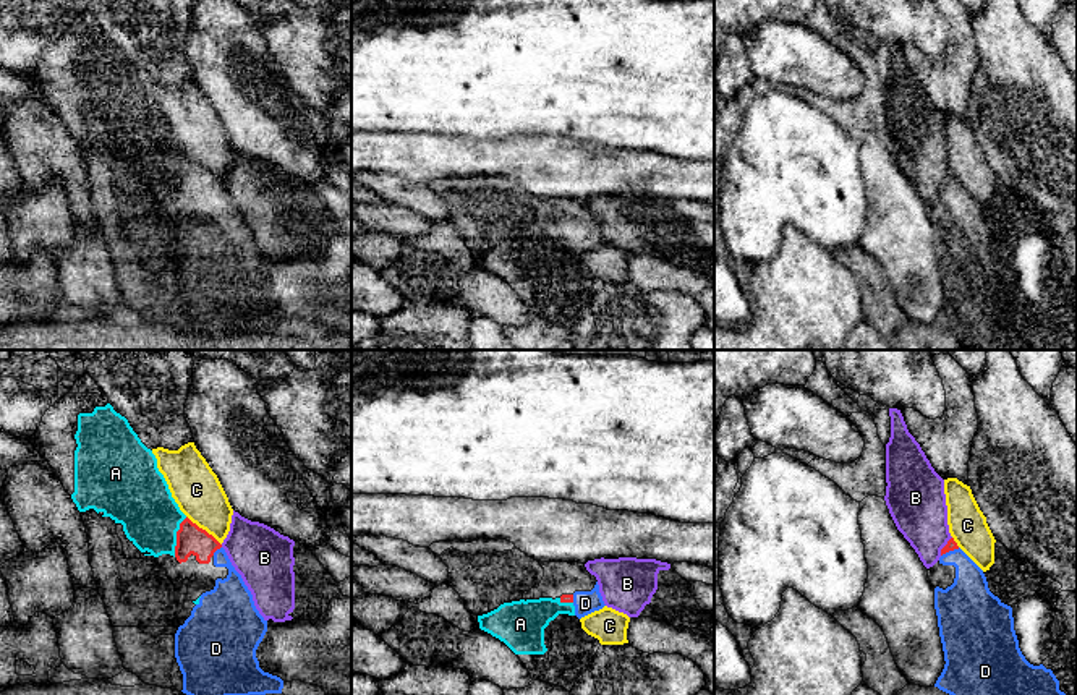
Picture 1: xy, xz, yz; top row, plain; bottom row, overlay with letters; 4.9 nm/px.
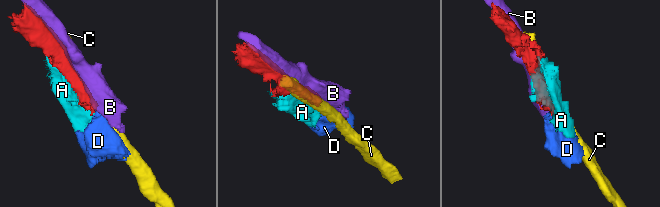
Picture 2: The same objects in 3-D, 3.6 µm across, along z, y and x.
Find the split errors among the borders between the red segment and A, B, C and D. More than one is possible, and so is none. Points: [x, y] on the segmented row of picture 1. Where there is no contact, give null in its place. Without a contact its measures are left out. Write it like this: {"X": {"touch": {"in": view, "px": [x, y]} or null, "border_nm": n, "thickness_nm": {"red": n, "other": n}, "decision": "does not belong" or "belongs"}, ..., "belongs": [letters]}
{"A": {"touch": {"in": "xy", "px": [177, 537]}, "border_nm": 220, "thickness_nm": {"red": 140, "other": 300}, "decision": "does not belong"}, "B": {"touch": {"in": "yz", "px": [945, 546]}, "border_nm": 110, "thickness_nm": {"red": 50, "other": 280}, "decision": "does not belong"}, "C": {"touch": {"in": "xy", "px": [204, 530]}, "border_nm": 220, "thickness_nm": {"red": 140, "other": 240}, "decision": "does not belong"}, "D": {"touch": {"in": "xy", "px": [216, 550]}, "border_nm": 60, "thickness_nm": {"red": 140, "other": 190}, "decision": "belongs"}, "belongs": ["D"]}

